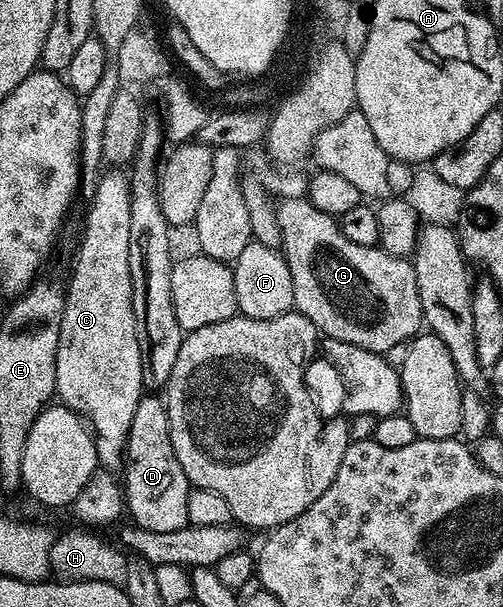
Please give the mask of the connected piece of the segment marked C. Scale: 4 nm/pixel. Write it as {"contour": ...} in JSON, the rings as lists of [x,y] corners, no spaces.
{"contour":[[[122,169],[103,170],[94,184],[92,198],[94,204],[86,215],[82,244],[74,255],[74,272],[70,283],[65,284],[66,304],[56,349],[54,390],[61,406],[72,409],[88,424],[94,436],[99,468],[114,473],[123,466],[132,417],[136,417],[136,405],[140,405],[144,394],[140,341],[136,333],[136,313],[132,309],[132,273],[128,269],[128,225],[132,225],[129,174]]]}

